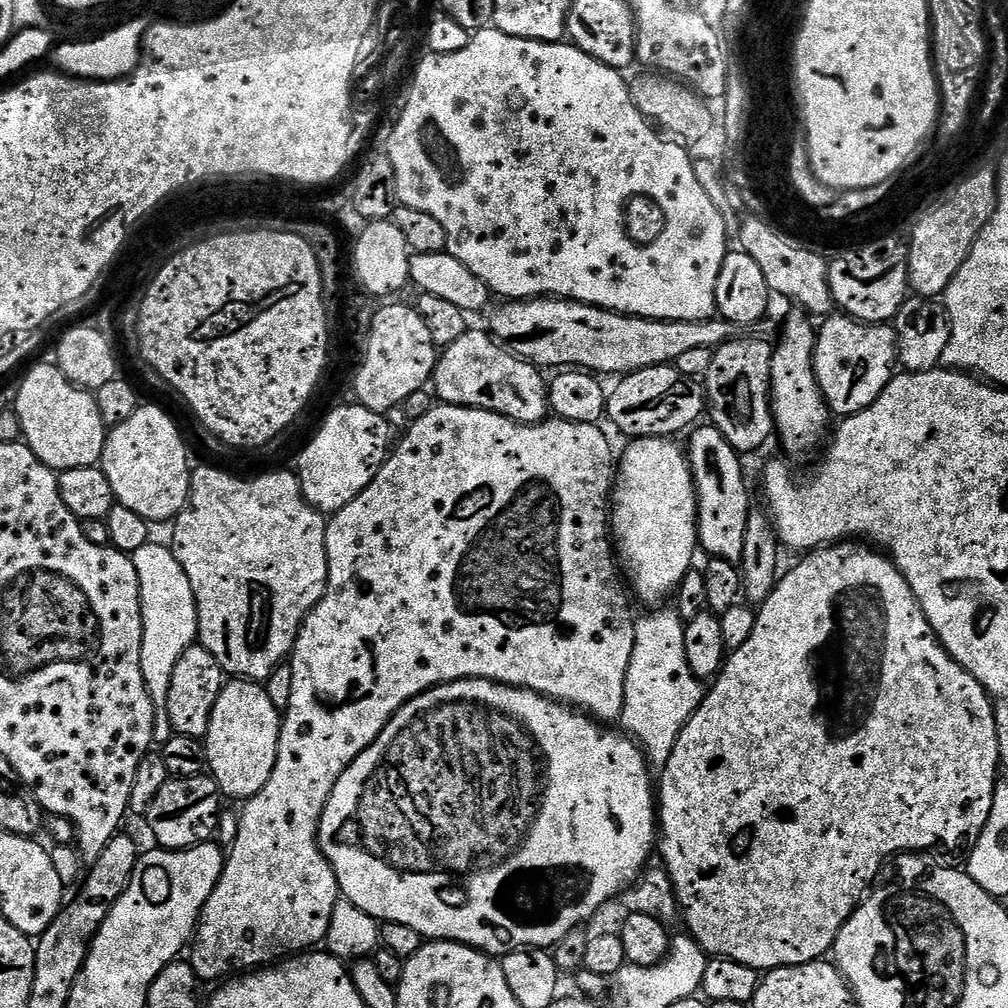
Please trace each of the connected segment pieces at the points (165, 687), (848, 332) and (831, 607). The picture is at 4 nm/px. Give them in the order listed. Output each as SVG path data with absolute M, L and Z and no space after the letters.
M150 542L142 546L133 554L134 570L138 570L138 582L140 583L140 601L142 602L142 622L144 633L142 634L142 678L146 682L146 690L154 702L154 714L156 715L156 729L152 735L157 745L163 746L170 742L173 730L170 726L170 714L166 710L166 698L170 694L170 678L174 678L174 666L178 666L178 658L186 654L191 644L198 640L198 614L194 602L194 590L190 590L190 578L186 578L186 570L178 566L178 558L174 558L171 547L167 543L156 544Z
M833 314L819 325L816 334L816 353L812 361L816 371L816 381L820 392L828 403L829 413L843 418L853 416L862 410L866 410L886 390L886 386L892 381L897 361L896 332L888 324L863 324L860 320L854 320L843 314Z
M841 542L807 553L788 573L786 572L777 579L770 598L766 598L766 602L759 605L758 611L755 613L756 621L750 638L742 643L740 649L734 649L730 652L719 676L711 681L710 687L705 691L704 701L700 703L696 713L688 719L684 729L678 734L678 742L674 742L674 754L670 754L670 762L666 762L666 766L658 776L658 856L664 859L661 860L662 867L666 869L668 876L672 879L672 885L680 903L682 924L688 927L685 928L687 935L696 940L700 944L701 950L706 952L709 957L742 962L757 970L789 968L795 964L808 964L812 960L827 957L836 947L836 939L842 926L855 914L857 904L873 887L874 881L872 879L879 874L880 867L884 863L887 865L893 858L901 854L924 854L927 853L927 848L936 847L945 848L948 851L948 856L952 859L949 861L960 862L967 858L974 850L975 843L978 842L979 835L982 834L983 827L986 826L987 818L990 816L991 807L994 805L995 788L998 783L996 771L1001 771L1002 768L998 730L996 729L991 696L944 649L944 645L940 643L940 639L936 637L936 632L930 626L914 590L910 590L906 578L883 551L864 542Z

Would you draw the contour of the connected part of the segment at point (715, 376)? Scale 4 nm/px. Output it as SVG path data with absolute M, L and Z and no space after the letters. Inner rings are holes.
M733 338L721 344L712 353L710 370L702 377L702 387L706 397L706 416L711 427L716 428L730 442L730 446L738 453L756 452L768 439L773 439L772 423L772 349L771 343L764 340L739 340Z

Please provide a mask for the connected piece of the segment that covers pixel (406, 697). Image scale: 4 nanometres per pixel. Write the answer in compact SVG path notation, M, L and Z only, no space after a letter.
M443 402L437 403L437 405L437 408L432 408L429 412L422 413L409 426L408 433L404 436L404 441L400 445L397 443L391 449L388 459L385 460L384 465L378 470L374 482L370 482L370 486L366 486L366 490L362 490L362 494L358 494L358 498L354 498L354 502L350 502L350 506L346 506L341 512L335 513L327 521L326 558L328 559L328 585L324 591L324 597L314 606L314 610L310 610L310 614L302 622L296 644L292 647L290 663L294 670L294 687L290 690L290 706L283 712L280 721L278 754L274 762L274 770L270 770L270 779L267 780L266 786L262 786L262 790L258 790L258 794L254 794L241 807L244 809L241 810L240 821L236 824L236 837L232 840L232 849L229 847L226 852L222 878L218 882L218 886L214 886L214 894L210 894L210 898L202 910L200 923L196 925L196 934L190 944L190 953L192 952L190 963L196 972L196 977L201 982L208 982L208 980L220 982L225 978L231 977L233 974L244 974L249 970L259 970L265 966L271 966L283 961L285 958L291 958L297 954L303 954L315 949L327 941L328 931L330 930L330 918L334 914L334 906L342 897L334 870L330 866L330 862L324 857L324 851L320 848L318 837L320 835L322 810L326 806L326 802L330 798L330 794L334 790L338 778L342 778L344 771L356 761L358 754L362 754L362 750L366 750L376 741L378 734L382 734L382 730L390 722L393 714L406 702L413 700L418 694L422 694L431 688L437 688L440 684L449 684L455 680L493 680L499 684L509 684L515 688L529 688L531 692L537 692L539 696L547 696L550 700L569 705L573 709L591 716L597 722L605 722L604 720L613 720L613 722L616 722L620 719L620 715L624 709L626 670L630 670L630 654L634 654L636 620L634 619L634 615L632 616L631 606L628 605L628 596L630 600L629 589L627 587L624 587L625 589L620 588L621 573L618 571L618 560L614 555L614 540L610 535L610 497L614 483L614 452L612 456L612 444L608 441L607 434L603 432L603 427L600 424L579 424L578 422L570 422L569 420L559 418L545 418L539 424L518 424L515 420L511 420L502 414L491 412L490 410L463 408L457 404L445 404Z

